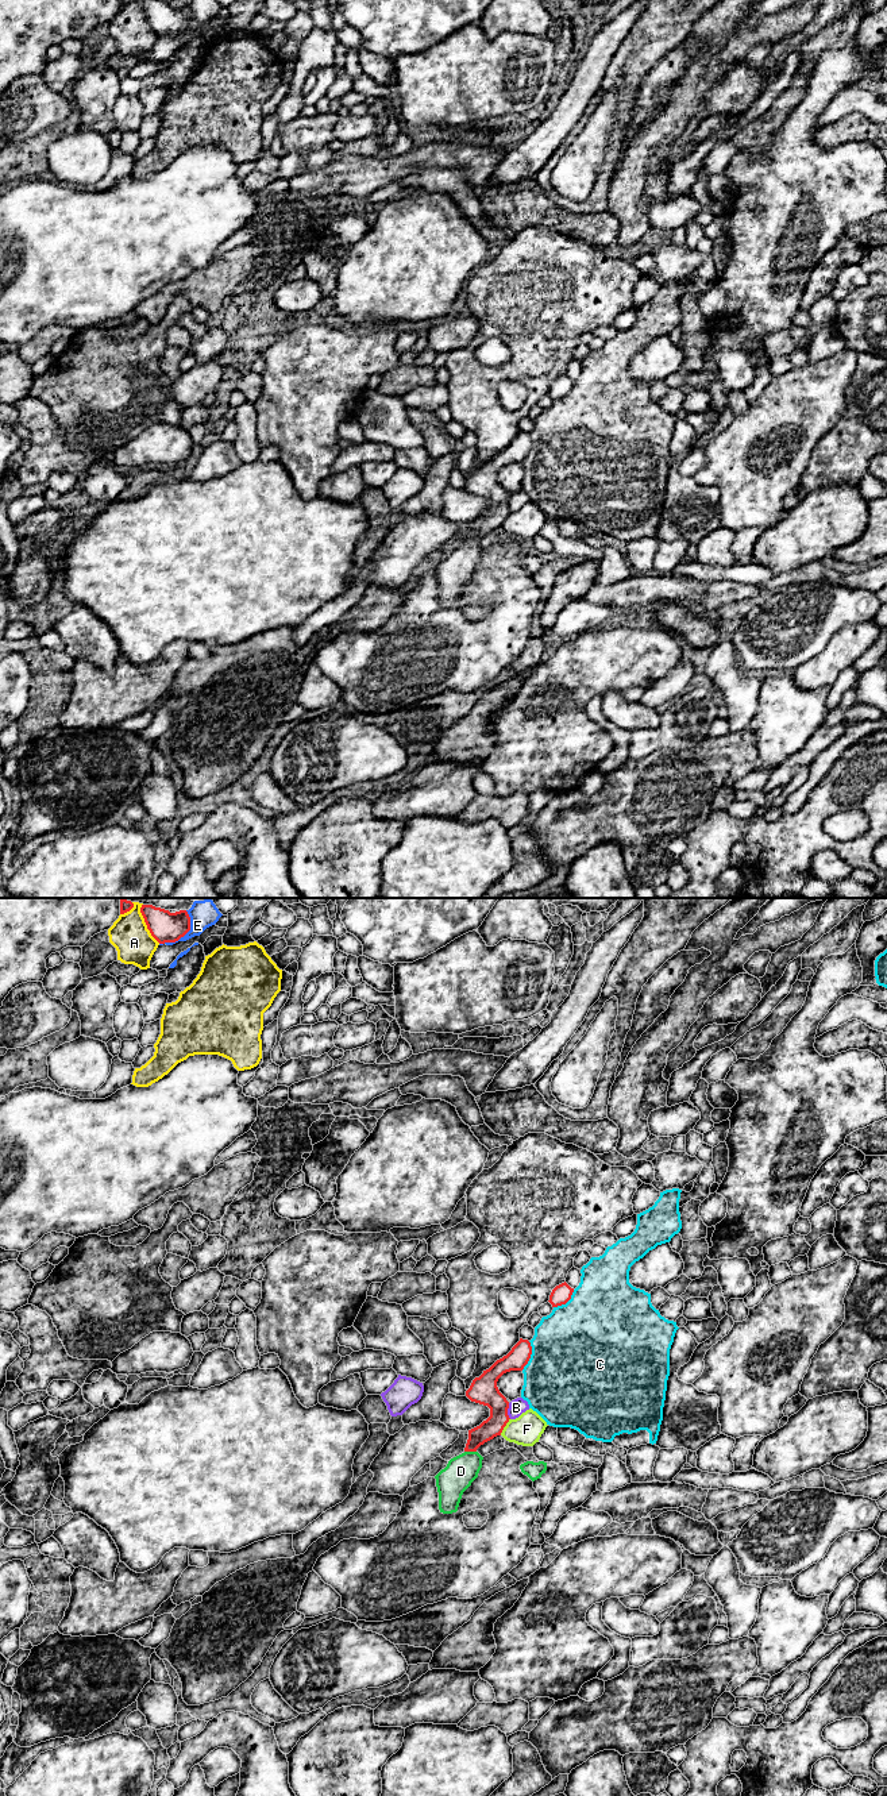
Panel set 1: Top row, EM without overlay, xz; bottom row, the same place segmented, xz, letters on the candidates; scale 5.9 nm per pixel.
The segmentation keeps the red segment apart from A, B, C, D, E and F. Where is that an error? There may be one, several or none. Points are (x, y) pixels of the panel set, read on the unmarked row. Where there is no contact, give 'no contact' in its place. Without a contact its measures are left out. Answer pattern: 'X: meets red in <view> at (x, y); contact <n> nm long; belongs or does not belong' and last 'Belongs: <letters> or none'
A: meets red in xz at (146, 16); contact 240 nm long; does not belong
B: meets red in xz at (506, 504); contact 100 nm long; does not belong
C: meets red in xz at (529, 448); contact 180 nm long; does not belong
D: meets red in xz at (470, 543); contact 70 nm long; belongs
E: meets red in xz at (184, 27); contact 260 nm long; does not belong
F: meets red in xz at (505, 517); contact 120 nm long; does not belong
Belongs: D

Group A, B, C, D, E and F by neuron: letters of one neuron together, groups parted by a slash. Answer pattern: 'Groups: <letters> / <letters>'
Groups: A / B / C / D / E / F

